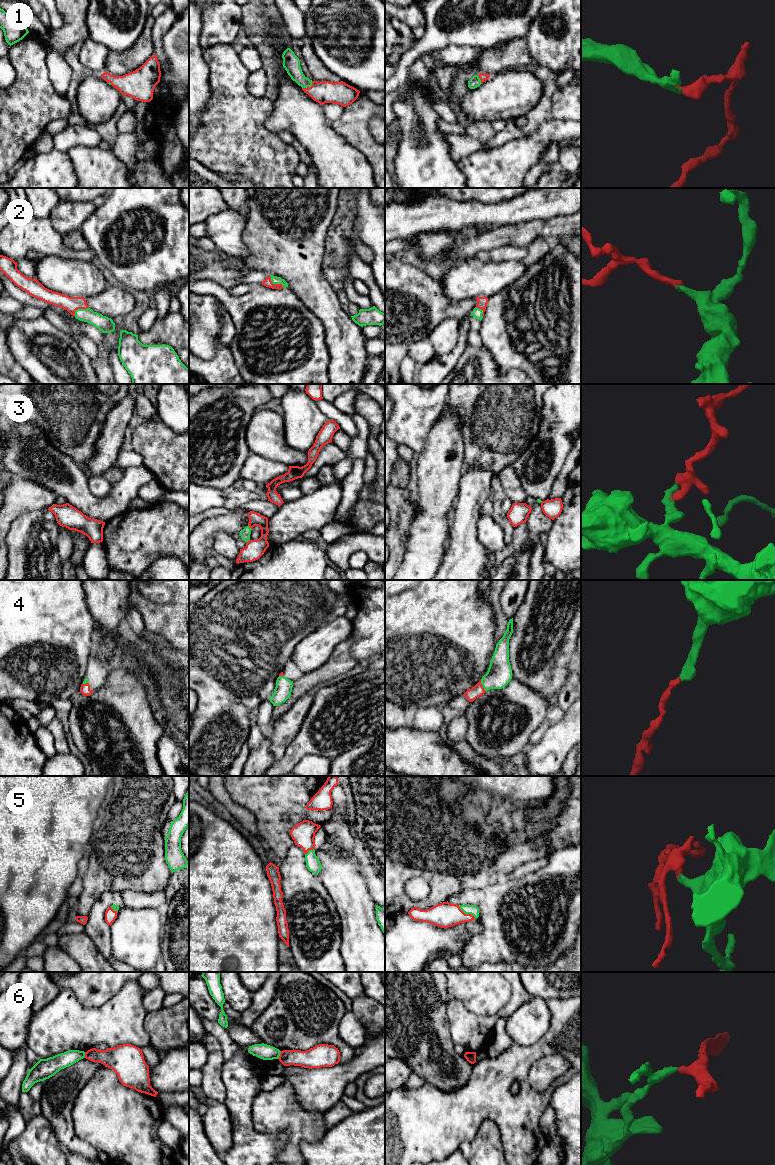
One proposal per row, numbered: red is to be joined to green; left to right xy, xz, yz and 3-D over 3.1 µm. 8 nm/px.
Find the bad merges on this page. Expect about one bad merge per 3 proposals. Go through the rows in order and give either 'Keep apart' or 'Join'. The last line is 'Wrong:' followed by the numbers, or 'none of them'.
1: Join
2: Join
3: Join
4: Join
5: Join
6: Keep apart
Wrong: 6

